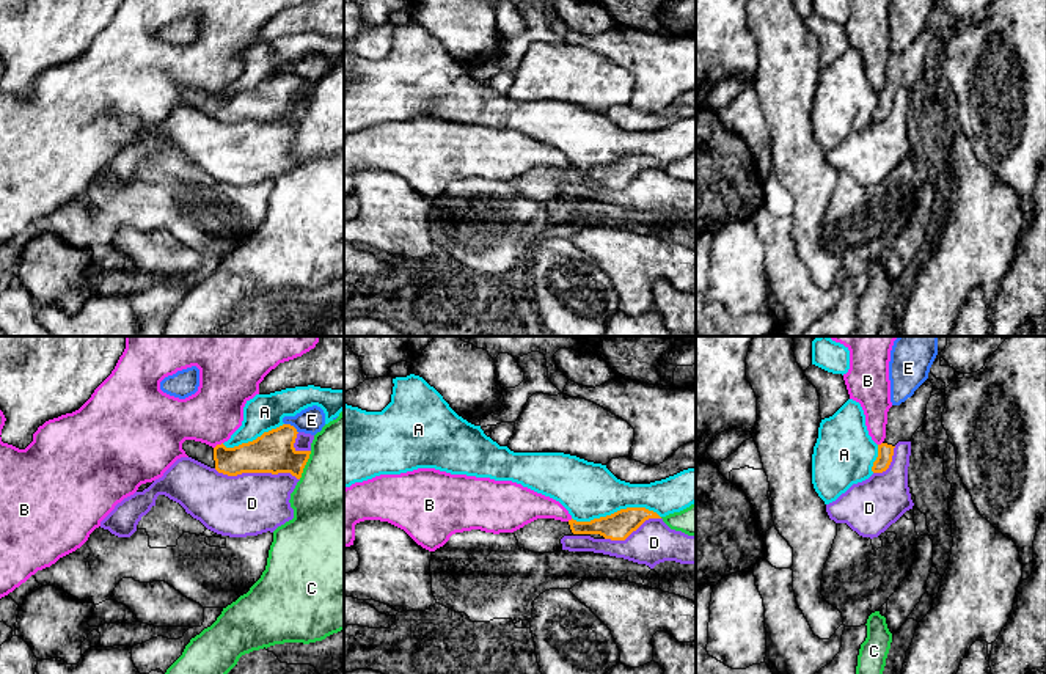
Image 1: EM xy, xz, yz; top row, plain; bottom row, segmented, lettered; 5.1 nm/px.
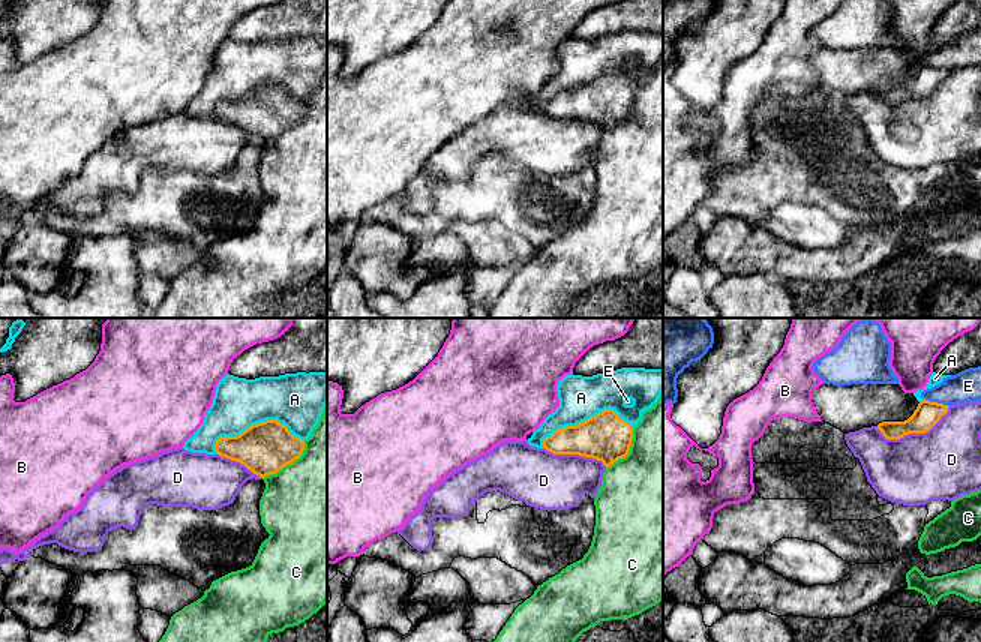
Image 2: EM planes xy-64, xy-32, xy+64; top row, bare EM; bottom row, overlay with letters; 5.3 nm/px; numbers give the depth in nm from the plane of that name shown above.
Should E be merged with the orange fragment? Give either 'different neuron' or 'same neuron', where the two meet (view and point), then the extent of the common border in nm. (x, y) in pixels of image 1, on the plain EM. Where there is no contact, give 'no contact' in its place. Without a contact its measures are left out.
different neuron; contact xy (292, 74); length 90 nm

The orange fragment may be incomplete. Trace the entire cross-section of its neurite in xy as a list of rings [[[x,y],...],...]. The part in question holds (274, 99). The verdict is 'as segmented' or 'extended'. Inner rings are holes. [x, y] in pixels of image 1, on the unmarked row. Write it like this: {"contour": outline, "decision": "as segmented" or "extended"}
{"contour": [[[283,72],[264,80],[253,90],[234,96],[226,96],[223,91],[212,96],[201,90],[185,88],[182,97],[188,105],[228,124],[291,121],[300,127],[311,99],[297,99],[294,96],[297,82],[294,74]]], "decision": "extended"}

